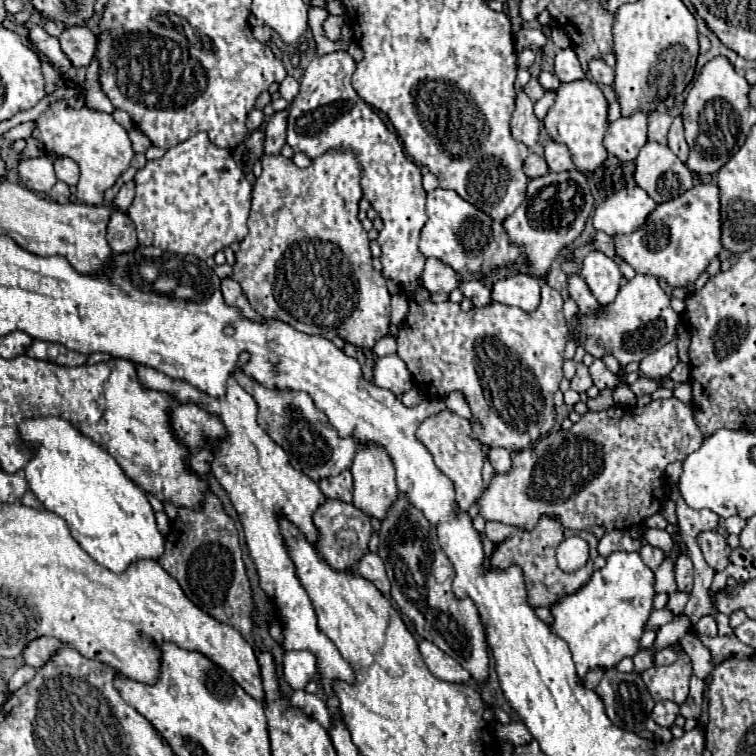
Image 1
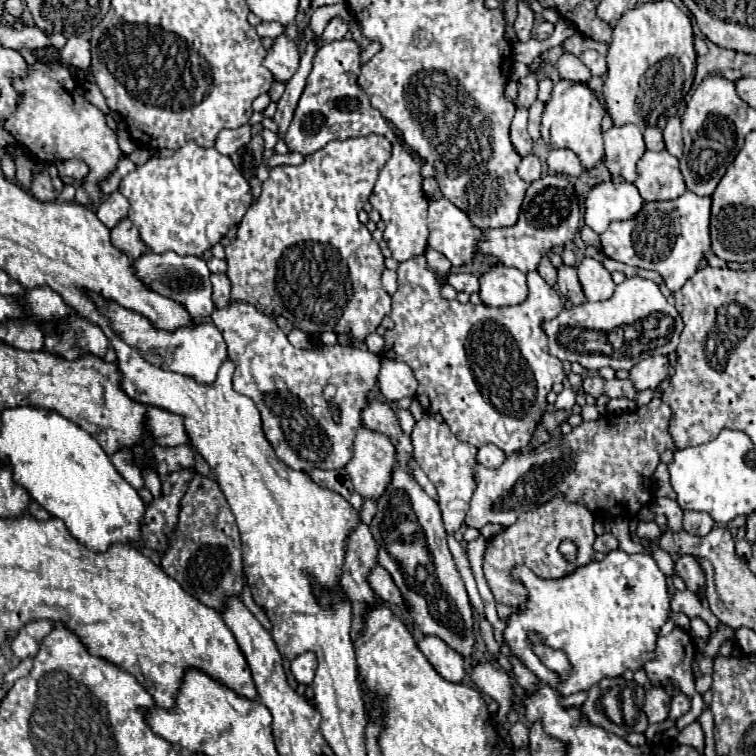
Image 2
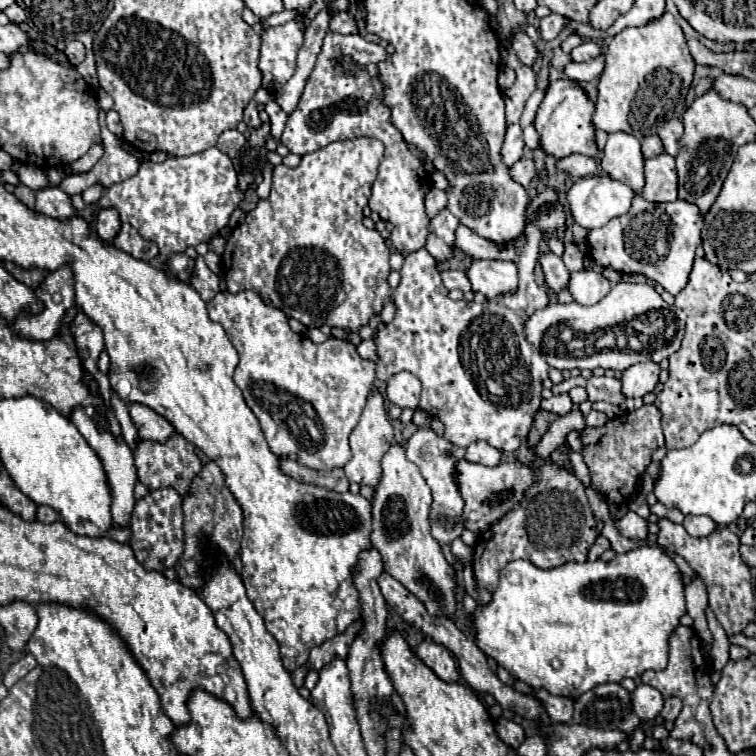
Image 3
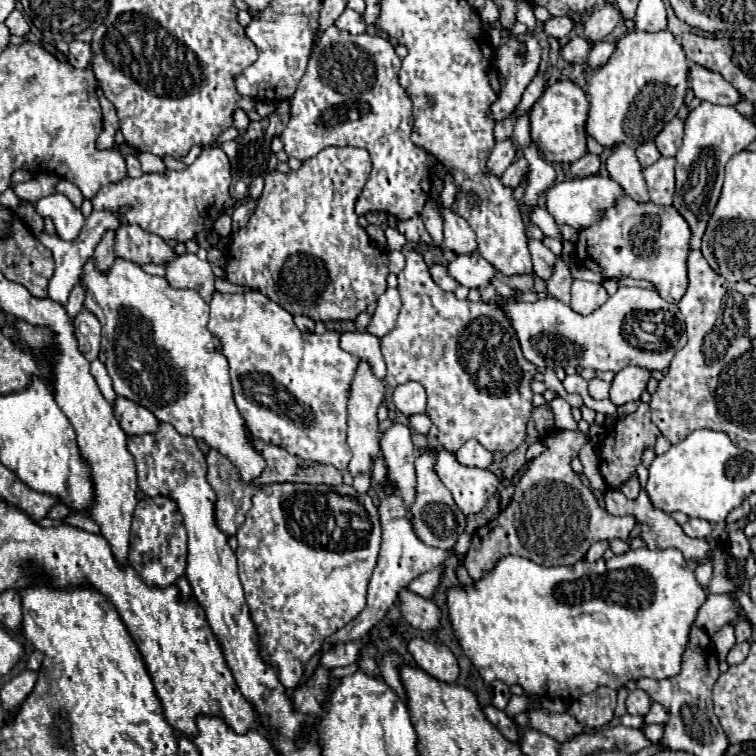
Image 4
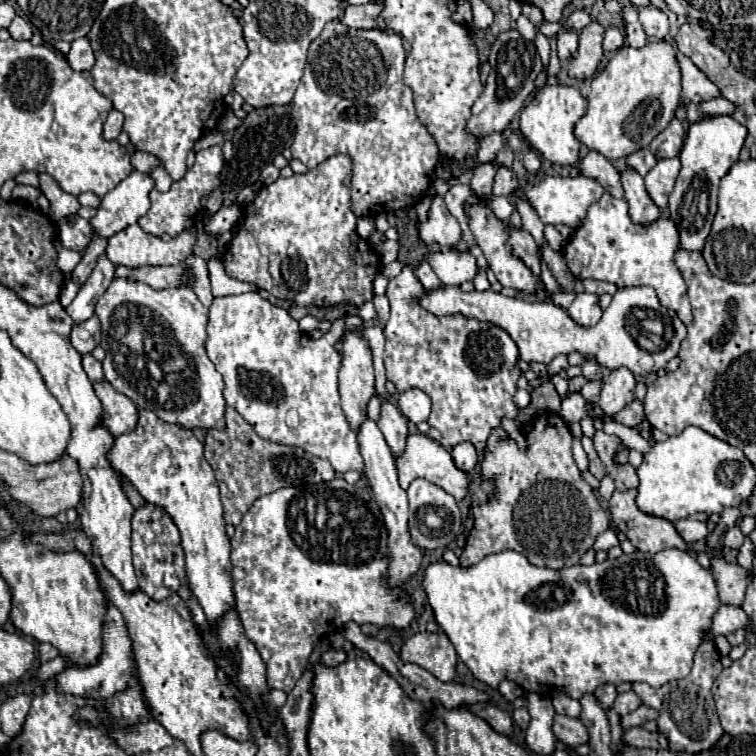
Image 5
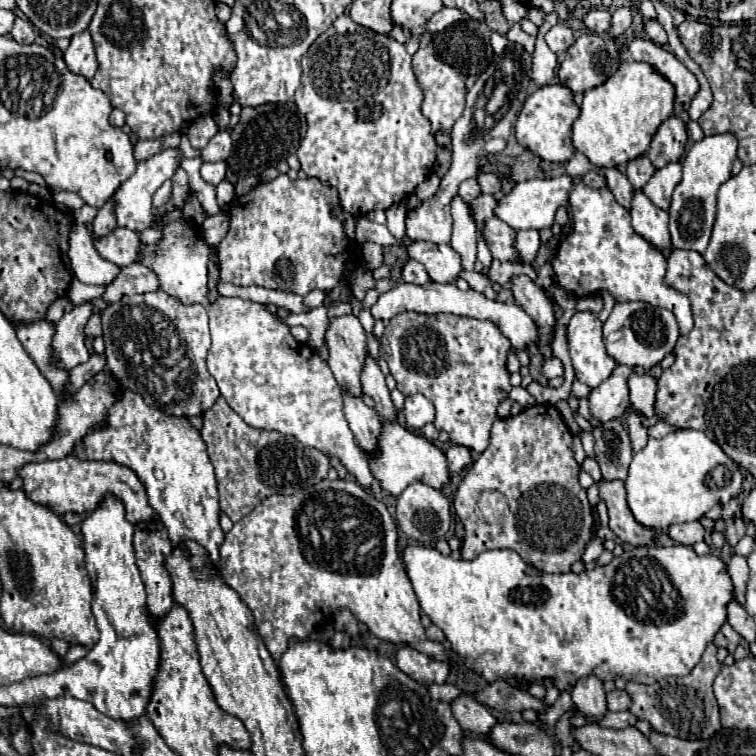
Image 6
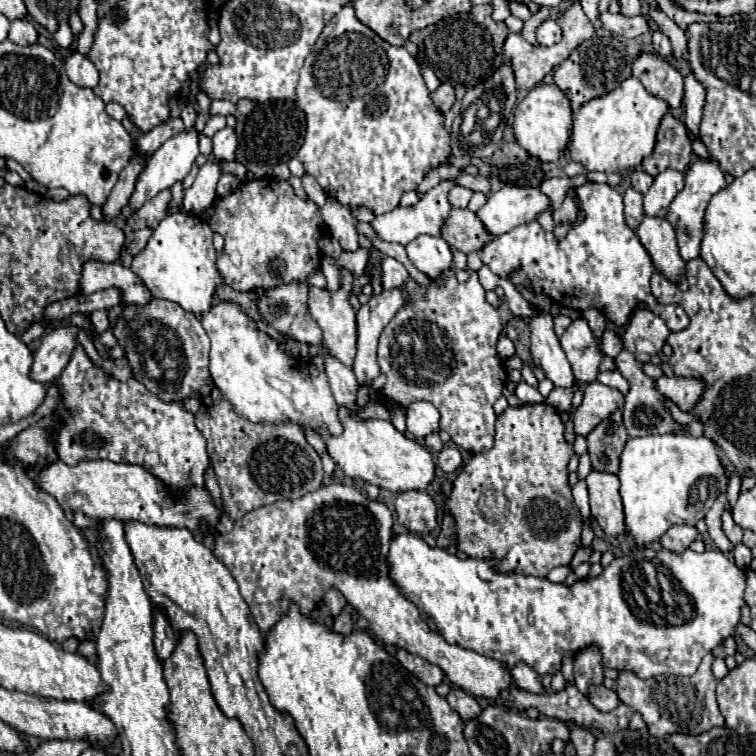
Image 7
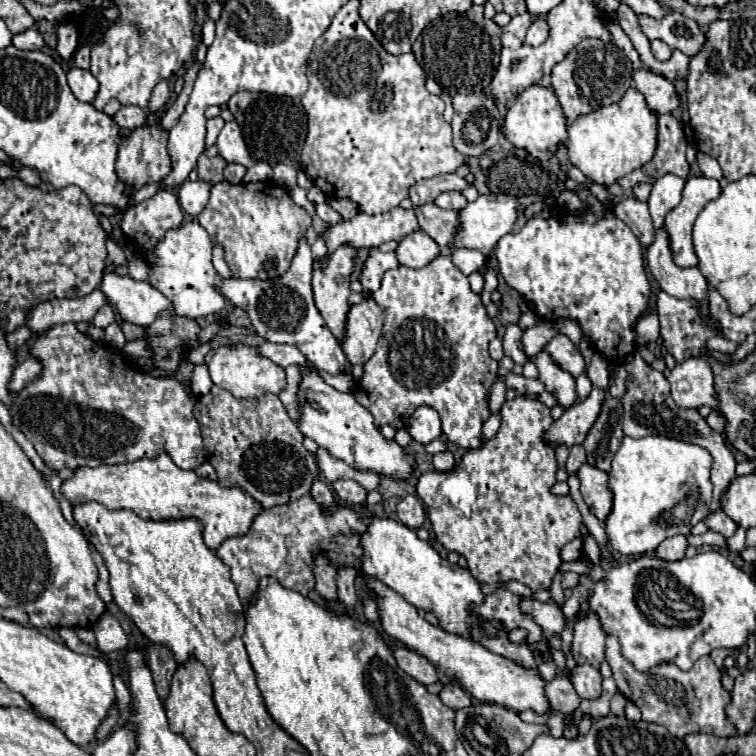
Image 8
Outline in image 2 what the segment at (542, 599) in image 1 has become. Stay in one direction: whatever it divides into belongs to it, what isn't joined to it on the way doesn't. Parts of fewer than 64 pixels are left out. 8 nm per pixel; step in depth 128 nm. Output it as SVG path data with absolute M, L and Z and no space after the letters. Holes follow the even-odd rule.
M558 494L550 498L546 504L538 506L536 510L524 512L512 526L506 526L502 532L492 536L486 542L484 554L484 576L488 586L496 598L496 602L516 606L524 602L524 586L516 586L510 580L510 570L514 564L526 564L536 576L540 578L560 578L576 570L578 566L588 564L594 558L594 530L592 530L592 512L578 502L566 502L566 496ZM564 540L574 540L578 546L578 556L574 560L566 560L558 546Z

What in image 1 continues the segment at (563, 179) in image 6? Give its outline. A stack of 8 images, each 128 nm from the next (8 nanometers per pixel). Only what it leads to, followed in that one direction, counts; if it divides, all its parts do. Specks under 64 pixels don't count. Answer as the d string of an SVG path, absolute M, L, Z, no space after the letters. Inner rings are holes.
M638 186L622 188L596 206L592 224L610 236L630 234L638 230L646 216L656 208L656 202Z

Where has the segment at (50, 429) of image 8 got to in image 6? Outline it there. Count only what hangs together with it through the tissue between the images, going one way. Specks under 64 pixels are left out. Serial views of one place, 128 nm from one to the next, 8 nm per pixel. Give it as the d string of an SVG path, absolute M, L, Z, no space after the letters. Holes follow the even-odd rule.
M124 388L122 396L110 406L110 412L106 412L106 420L94 426L74 446L72 456L80 460L110 460L134 470L148 492L150 506L166 526L172 544L178 546L182 540L196 540L218 566L218 546L224 542L224 532L218 524L220 506L214 468L200 432L188 418L168 416L150 408L138 392Z

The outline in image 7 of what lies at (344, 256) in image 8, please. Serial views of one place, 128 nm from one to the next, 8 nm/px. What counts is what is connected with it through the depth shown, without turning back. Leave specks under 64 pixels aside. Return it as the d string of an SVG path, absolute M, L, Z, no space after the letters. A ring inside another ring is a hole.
M328 198L322 206L322 220L326 222L330 234L340 242L344 252L356 252L358 246L358 232L356 232L356 218L350 214L346 206L342 206L338 200ZM340 266L340 290L332 292L328 288L312 288L310 296L308 296L310 314L324 332L322 334L324 346L346 366L352 366L352 360L356 354L356 312L350 306L352 286L354 286L354 274L348 268Z

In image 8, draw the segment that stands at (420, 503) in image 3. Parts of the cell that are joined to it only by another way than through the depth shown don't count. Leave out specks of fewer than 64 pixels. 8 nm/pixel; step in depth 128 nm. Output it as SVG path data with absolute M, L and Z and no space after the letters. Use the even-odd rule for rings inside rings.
M371 297L348 310L344 338L340 344L352 364L364 364L370 360L382 332L382 322L382 308Z

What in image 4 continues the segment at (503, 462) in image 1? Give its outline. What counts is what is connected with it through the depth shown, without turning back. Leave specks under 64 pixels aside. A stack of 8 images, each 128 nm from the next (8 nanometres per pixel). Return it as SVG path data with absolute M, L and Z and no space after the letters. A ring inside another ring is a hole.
M468 440L458 452L454 452L460 464L470 466L470 468L486 468L492 464L492 454L482 448L476 440Z

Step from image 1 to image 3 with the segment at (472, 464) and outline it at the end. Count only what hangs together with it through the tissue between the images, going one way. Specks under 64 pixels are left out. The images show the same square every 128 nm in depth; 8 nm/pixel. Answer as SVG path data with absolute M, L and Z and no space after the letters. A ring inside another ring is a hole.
M418 428L408 444L406 444L406 456L410 462L414 462L420 470L420 474L424 476L426 484L430 486L432 490L432 504L430 504L430 526L432 526L432 536L434 540L438 540L440 546L444 544L450 544L452 540L456 540L462 530L464 530L464 520L462 520L462 506L464 506L464 500L458 492L458 486L456 486L456 476L452 474L452 468L454 468L454 462L460 460L464 456L464 450L462 448L456 448L452 446L450 442L446 442L442 436L434 434L432 428Z

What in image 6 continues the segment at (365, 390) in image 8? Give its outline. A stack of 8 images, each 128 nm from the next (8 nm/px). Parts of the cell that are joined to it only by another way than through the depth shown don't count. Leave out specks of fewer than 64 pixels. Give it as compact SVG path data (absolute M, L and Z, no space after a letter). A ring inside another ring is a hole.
M460 196L452 198L452 216L454 216L454 230L450 246L460 254L462 268L472 272L476 262L476 224L468 204ZM404 312L392 318L382 336L384 358L388 362L390 374L396 380L396 388L406 394L424 394L436 406L436 428L448 432L450 440L474 450L484 452L490 444L490 428L496 420L496 406L510 392L510 374L506 370L506 356L510 352L510 340L502 336L500 328L490 320L478 320L470 316L454 314L430 314L422 316L418 312Z

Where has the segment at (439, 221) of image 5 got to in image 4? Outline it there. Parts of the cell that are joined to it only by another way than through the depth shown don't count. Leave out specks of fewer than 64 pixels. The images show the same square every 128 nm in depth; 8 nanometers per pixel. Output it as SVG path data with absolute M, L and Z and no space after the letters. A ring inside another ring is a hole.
M442 208L440 214L444 220L444 246L456 254L472 254L478 246L470 224L448 208Z

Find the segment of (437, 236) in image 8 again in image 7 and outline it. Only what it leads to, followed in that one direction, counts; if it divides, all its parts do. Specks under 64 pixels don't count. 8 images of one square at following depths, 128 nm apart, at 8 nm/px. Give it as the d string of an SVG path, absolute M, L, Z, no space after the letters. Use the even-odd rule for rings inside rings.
M452 208L446 224L442 224L442 240L450 244L452 250L462 250L464 254L480 250L492 236L484 230L482 222L468 208Z

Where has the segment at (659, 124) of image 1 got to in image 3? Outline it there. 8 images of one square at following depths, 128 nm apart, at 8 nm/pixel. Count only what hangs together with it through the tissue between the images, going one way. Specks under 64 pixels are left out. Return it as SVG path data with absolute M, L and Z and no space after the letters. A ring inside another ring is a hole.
M648 136L648 138L642 140L642 154L644 154L646 160L654 158L654 156L658 156L662 152L664 152L664 148L662 148L662 142L660 142L658 136Z

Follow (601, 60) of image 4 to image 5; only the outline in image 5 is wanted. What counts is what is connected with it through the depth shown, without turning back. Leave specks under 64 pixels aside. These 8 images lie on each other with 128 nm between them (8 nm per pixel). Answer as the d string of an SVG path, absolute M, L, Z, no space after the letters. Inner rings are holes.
M610 24L610 26L606 28L606 32L604 32L604 50L606 50L606 52L614 52L614 50L618 50L622 44L624 44L622 32L620 32L616 26Z

